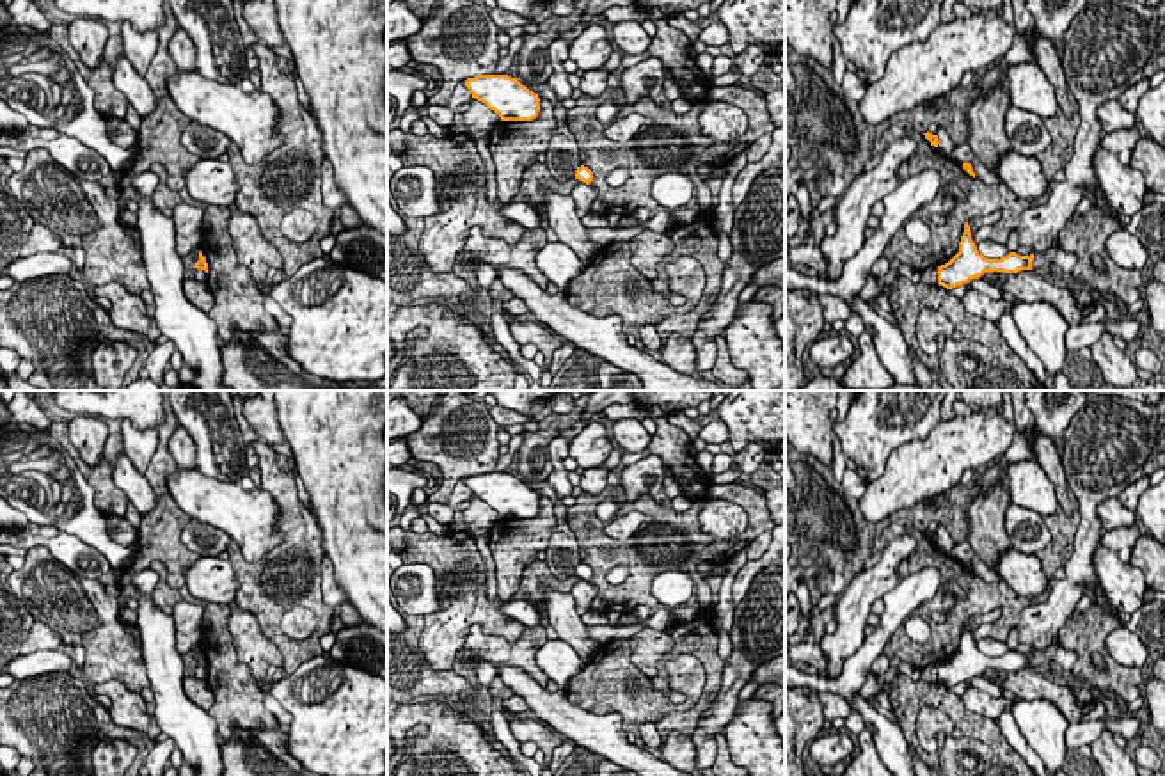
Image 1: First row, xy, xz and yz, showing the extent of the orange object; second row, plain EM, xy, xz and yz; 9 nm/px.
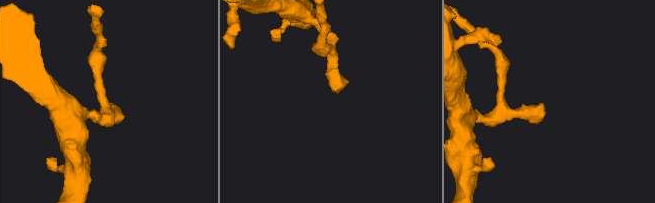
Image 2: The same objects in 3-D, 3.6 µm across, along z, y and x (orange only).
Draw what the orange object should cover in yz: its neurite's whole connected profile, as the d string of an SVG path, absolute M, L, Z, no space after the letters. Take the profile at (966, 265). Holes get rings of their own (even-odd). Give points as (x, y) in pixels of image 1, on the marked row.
M968 222L959 242L959 252L945 265L938 266L938 284L952 289L961 284L968 284L971 279L982 277L986 272L1018 273L1021 270L1032 270L1034 254L1019 256L1009 252L1000 259L987 259L971 240Z

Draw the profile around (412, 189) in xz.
M401 167L389 181L398 208L408 217L432 217L440 213L435 190L435 174L428 167Z

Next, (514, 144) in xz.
M540 99L536 119L501 121L490 131L488 147L495 163L499 202L510 204L519 194L524 170L547 153L551 131L556 124L554 105Z

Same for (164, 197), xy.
M163 176L160 178L160 183L158 183L158 186L153 194L153 199L155 199L155 204L156 204L158 210L165 210L165 208L174 210L179 202L183 202L179 192L170 190L167 186L167 181L165 181Z

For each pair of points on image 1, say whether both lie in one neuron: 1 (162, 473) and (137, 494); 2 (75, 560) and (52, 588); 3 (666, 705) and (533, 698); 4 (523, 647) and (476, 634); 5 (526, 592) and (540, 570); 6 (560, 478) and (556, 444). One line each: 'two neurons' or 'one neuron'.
1: two neurons
2: two neurons
3: two neurons
4: one neuron
5: one neuron
6: one neuron

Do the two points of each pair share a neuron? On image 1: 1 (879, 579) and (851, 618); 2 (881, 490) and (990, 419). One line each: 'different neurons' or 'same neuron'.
1: same neuron
2: same neuron

